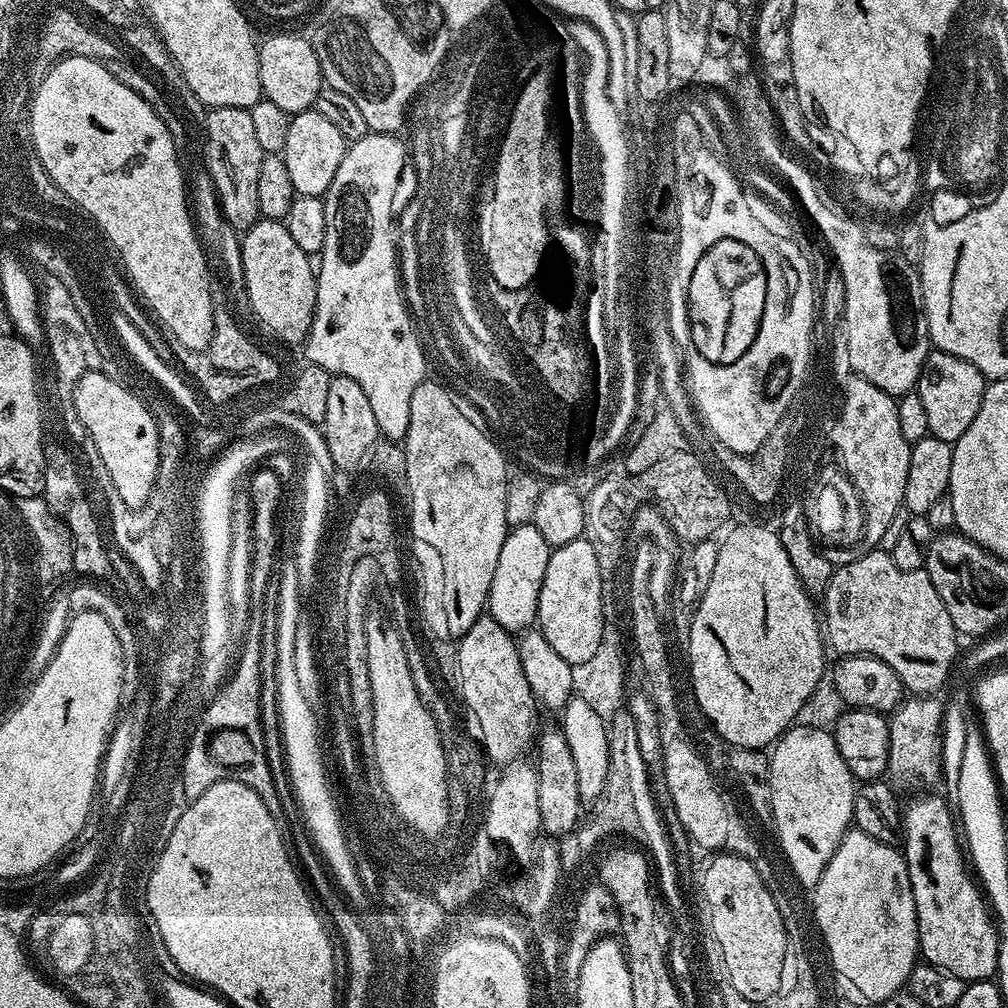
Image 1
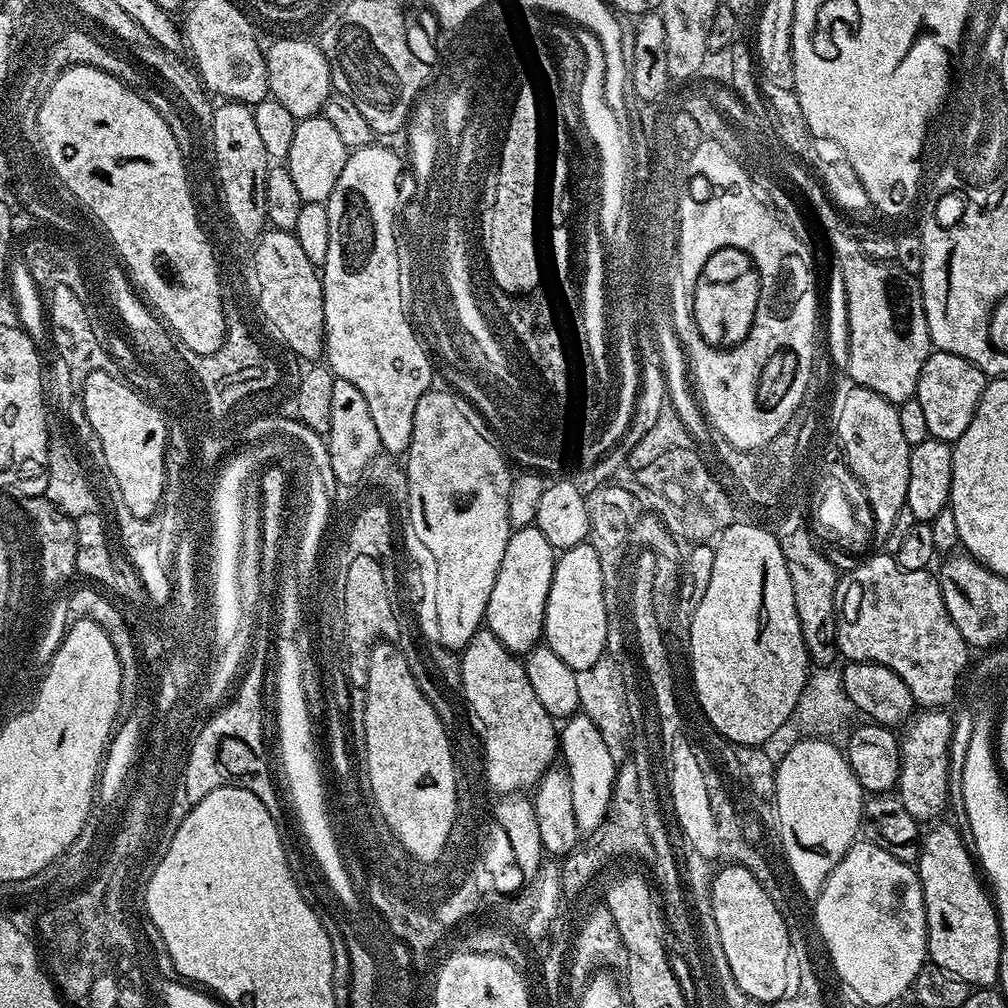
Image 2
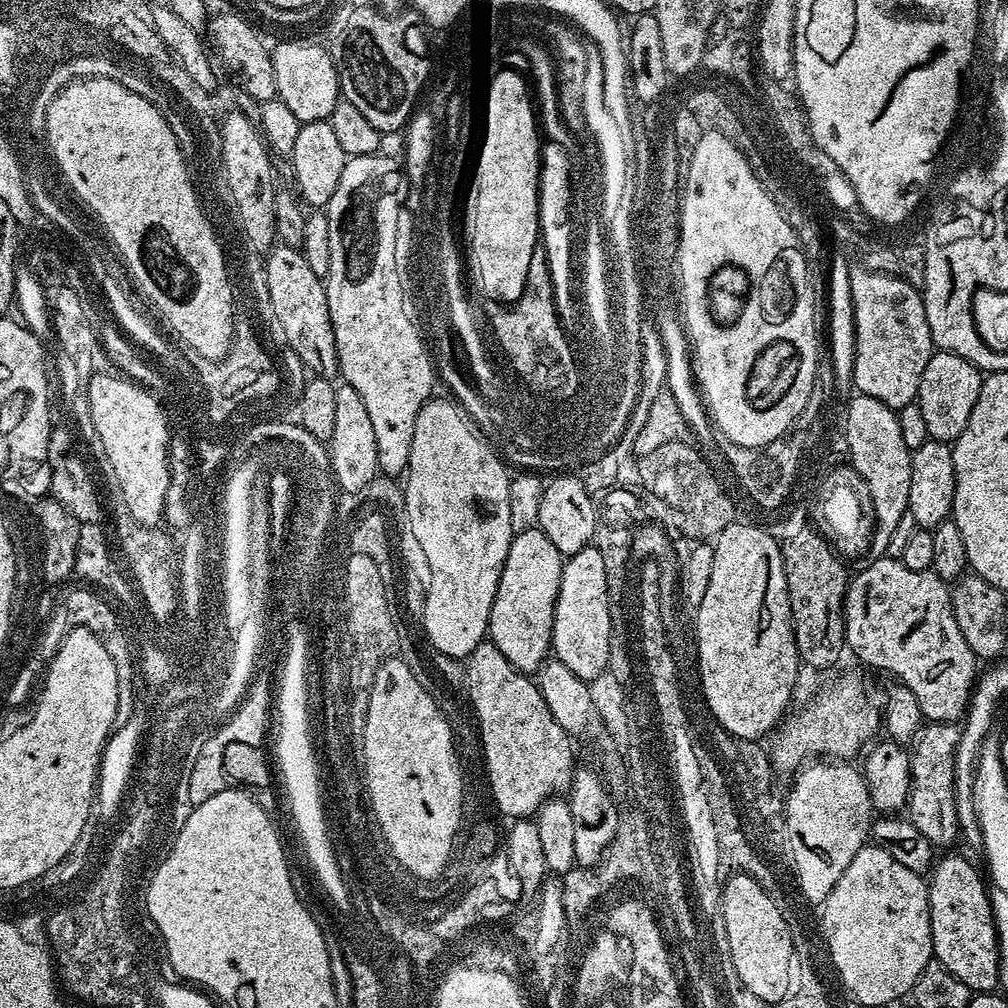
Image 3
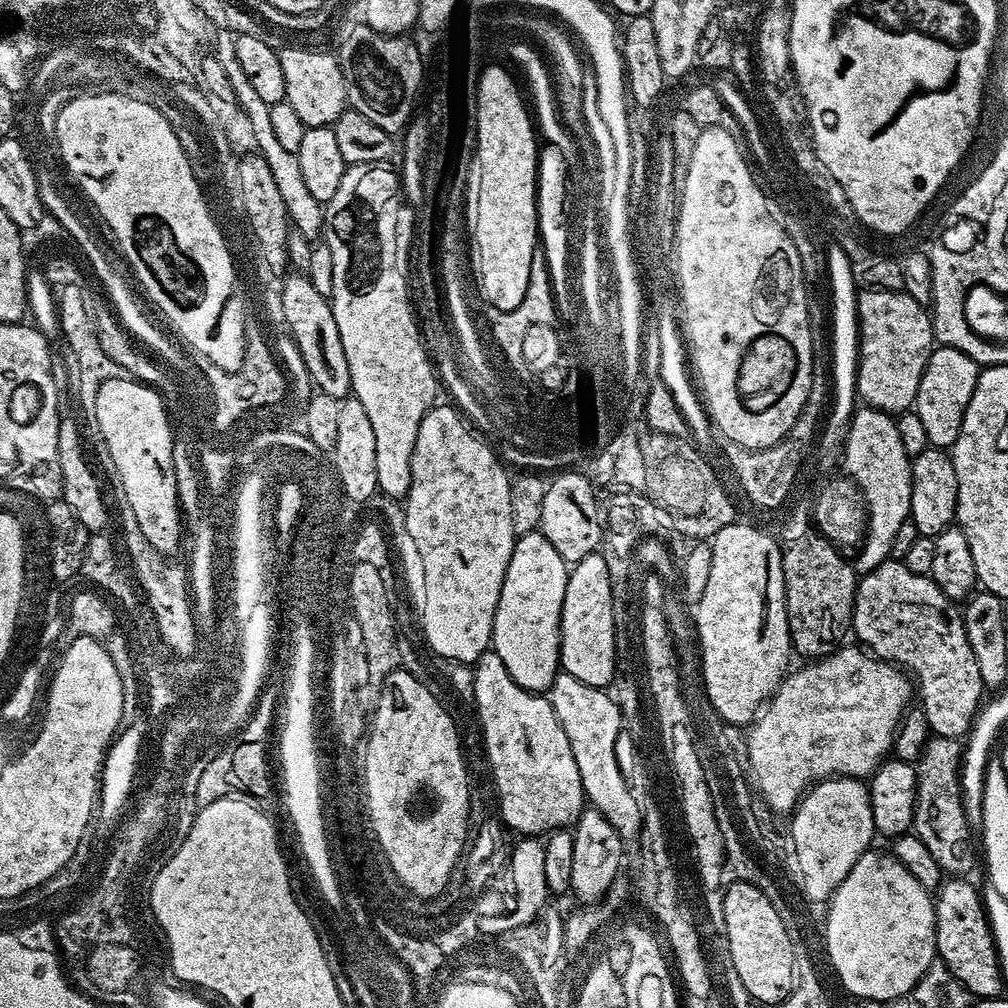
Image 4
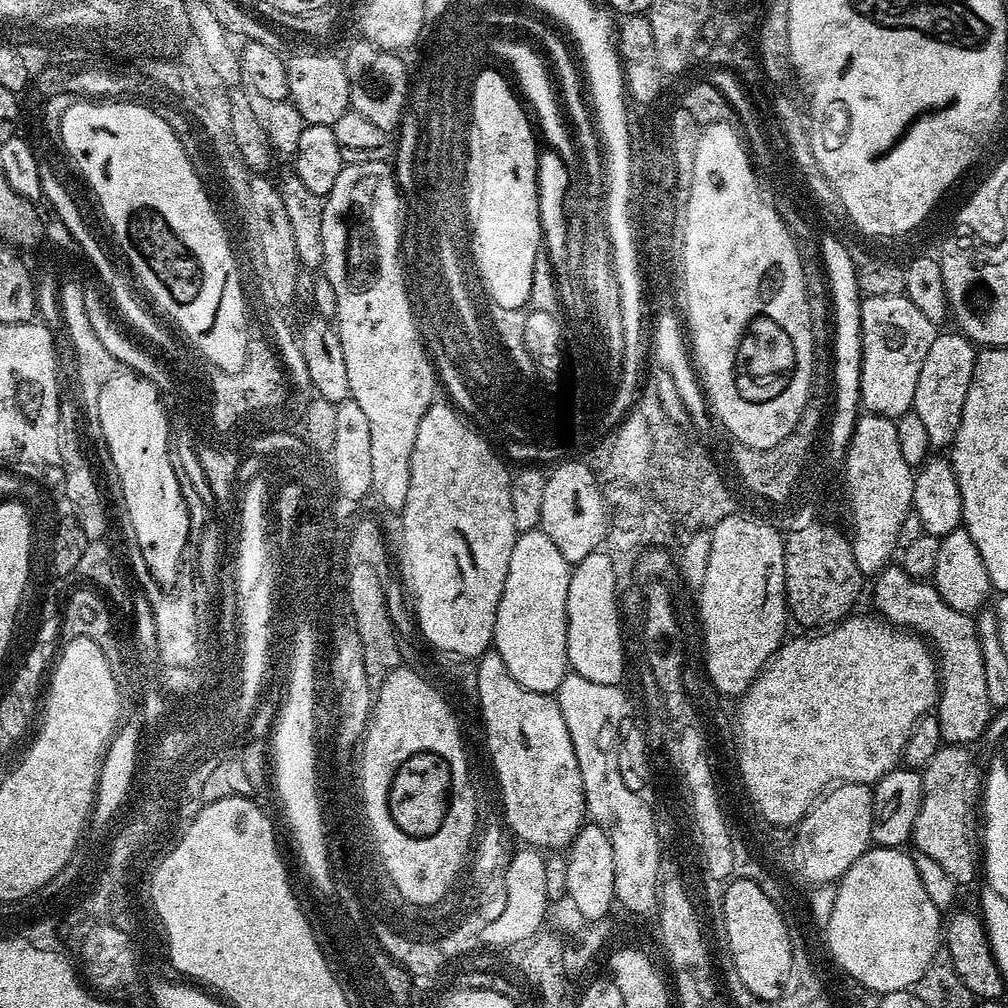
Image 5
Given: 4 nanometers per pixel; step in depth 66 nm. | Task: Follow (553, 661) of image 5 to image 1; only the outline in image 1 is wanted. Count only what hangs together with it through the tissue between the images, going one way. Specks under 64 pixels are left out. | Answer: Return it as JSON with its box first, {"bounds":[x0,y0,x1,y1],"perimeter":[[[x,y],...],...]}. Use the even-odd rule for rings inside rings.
{"bounds":[486,522,550,634],"perimeter":[[[531,522],[513,527],[502,542],[492,581],[488,586],[486,612],[513,634],[527,629],[527,624],[536,620],[537,595],[540,593],[540,583],[548,565],[549,555],[550,546],[546,538],[542,538],[540,531]]]}

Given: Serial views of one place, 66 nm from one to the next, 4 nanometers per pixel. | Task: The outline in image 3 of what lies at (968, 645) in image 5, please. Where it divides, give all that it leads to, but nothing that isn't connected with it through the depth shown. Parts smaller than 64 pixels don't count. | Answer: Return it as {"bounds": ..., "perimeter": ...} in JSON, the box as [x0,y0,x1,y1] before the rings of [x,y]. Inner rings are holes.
{"bounds":[844,558,978,724],"perimeter":[[[876,558],[868,564],[860,573],[853,575],[848,582],[848,593],[844,598],[844,642],[847,651],[853,657],[857,656],[864,664],[869,664],[872,668],[877,668],[880,672],[889,672],[892,678],[899,683],[905,684],[910,690],[910,694],[914,694],[914,698],[918,698],[918,706],[922,710],[925,721],[935,722],[938,724],[950,724],[959,721],[965,715],[969,707],[969,700],[972,697],[973,688],[976,685],[978,677],[978,661],[974,650],[970,650],[970,646],[966,646],[966,638],[962,638],[962,630],[958,630],[958,622],[954,622],[954,610],[952,609],[952,594],[949,585],[942,579],[937,572],[908,569],[900,558],[888,560],[889,558]]]}

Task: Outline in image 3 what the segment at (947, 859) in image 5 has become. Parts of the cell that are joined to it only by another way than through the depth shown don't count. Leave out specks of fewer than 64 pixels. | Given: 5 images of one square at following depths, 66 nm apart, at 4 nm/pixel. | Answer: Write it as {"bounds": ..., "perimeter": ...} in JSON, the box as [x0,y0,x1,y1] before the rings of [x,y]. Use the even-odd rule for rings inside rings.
{"bounds":[906,722,961,850],"perimeter":[[[928,722],[910,748],[912,758],[912,789],[906,805],[907,819],[925,836],[933,849],[948,850],[960,832],[960,812],[956,809],[956,751],[961,725],[953,722]],[[944,848],[944,849],[940,849]]]}

